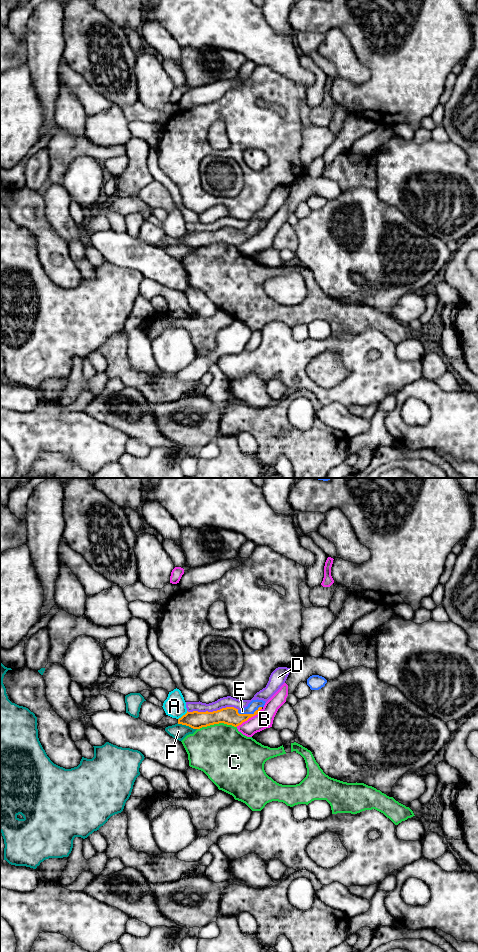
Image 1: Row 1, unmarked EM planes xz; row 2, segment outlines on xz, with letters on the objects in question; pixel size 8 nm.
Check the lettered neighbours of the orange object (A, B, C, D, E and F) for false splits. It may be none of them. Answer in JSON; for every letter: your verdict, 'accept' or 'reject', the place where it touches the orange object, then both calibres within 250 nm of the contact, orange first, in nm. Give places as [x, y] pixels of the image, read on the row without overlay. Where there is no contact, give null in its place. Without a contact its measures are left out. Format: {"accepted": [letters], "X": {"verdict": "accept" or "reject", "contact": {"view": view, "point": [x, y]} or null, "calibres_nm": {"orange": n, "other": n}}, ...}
{"accepted": ["E"], "A": {"verdict": "reject", "contact": {"view": "xz", "point": [183, 235]}, "calibres_nm": {"orange": 140, "other": 180}}, "B": {"verdict": "reject", "contact": {"view": "xz", "point": [249, 237]}, "calibres_nm": {"orange": 140, "other": 140}}, "C": {"verdict": "reject", "contact": {"view": "xz", "point": [216, 243]}, "calibres_nm": {"orange": 140, "other": 440}}, "D": {"verdict": "reject", "contact": {"view": "xz", "point": [213, 231]}, "calibres_nm": {"orange": 140, "other": 90}}, "E": {"verdict": "accept", "contact": {"view": "xz", "point": [249, 234]}, "calibres_nm": {"orange": 140, "other": 80}}, "F": {"verdict": "reject", "contact": {"view": "xz", "point": [187, 245]}, "calibres_nm": {"orange": 140, "other": 130}}}

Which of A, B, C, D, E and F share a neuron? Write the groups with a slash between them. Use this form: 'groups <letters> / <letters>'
groups A / B / C / D / E / F

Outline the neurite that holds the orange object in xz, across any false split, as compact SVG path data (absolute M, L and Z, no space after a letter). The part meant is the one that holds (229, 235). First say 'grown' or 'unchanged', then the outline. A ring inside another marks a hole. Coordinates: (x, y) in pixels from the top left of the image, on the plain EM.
grown; M252 220L247 227L238 230L234 227L226 227L213 232L188 232L178 239L178 244L200 249L214 244L224 243L237 247L249 238L257 235L264 227L265 221Z

